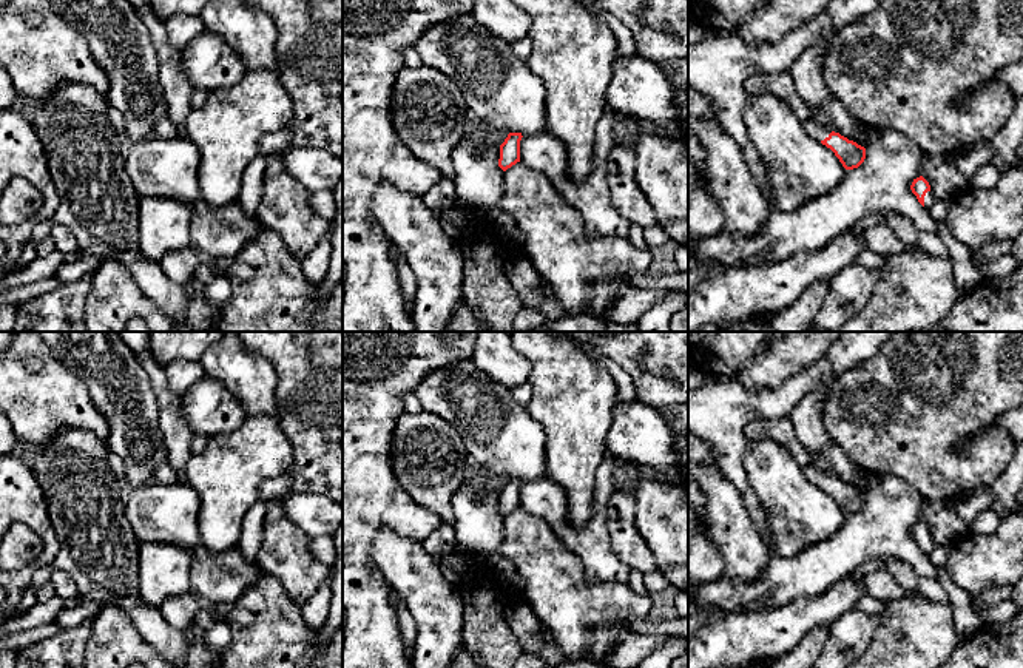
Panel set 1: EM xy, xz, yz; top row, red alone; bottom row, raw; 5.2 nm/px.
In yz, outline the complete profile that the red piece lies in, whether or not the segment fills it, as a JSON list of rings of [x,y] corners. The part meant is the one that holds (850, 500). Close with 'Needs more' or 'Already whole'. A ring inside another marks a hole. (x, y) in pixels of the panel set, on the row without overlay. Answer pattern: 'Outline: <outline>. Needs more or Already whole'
Outline: [[[790,418],[756,420],[747,424],[748,441],[771,440],[781,444],[796,461],[802,474],[830,494],[846,515],[858,514],[866,504],[866,494],[835,477],[827,477],[815,466],[812,457],[796,437]]]. Needs more

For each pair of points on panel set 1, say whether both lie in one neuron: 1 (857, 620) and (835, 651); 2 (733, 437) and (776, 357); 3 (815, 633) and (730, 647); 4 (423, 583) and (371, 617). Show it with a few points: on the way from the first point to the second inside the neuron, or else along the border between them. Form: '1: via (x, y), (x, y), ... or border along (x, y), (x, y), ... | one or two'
1: via (855, 628), (843, 644) | one
2: border along (792, 377), (758, 391), (749, 391), (736, 378) | two
3: border along (827, 624), (813, 627), (787, 651) | two
4: border along (371, 557), (392, 587) | two

